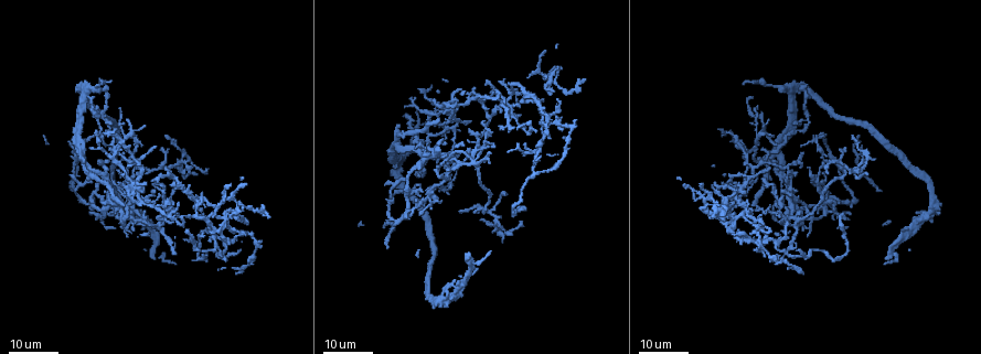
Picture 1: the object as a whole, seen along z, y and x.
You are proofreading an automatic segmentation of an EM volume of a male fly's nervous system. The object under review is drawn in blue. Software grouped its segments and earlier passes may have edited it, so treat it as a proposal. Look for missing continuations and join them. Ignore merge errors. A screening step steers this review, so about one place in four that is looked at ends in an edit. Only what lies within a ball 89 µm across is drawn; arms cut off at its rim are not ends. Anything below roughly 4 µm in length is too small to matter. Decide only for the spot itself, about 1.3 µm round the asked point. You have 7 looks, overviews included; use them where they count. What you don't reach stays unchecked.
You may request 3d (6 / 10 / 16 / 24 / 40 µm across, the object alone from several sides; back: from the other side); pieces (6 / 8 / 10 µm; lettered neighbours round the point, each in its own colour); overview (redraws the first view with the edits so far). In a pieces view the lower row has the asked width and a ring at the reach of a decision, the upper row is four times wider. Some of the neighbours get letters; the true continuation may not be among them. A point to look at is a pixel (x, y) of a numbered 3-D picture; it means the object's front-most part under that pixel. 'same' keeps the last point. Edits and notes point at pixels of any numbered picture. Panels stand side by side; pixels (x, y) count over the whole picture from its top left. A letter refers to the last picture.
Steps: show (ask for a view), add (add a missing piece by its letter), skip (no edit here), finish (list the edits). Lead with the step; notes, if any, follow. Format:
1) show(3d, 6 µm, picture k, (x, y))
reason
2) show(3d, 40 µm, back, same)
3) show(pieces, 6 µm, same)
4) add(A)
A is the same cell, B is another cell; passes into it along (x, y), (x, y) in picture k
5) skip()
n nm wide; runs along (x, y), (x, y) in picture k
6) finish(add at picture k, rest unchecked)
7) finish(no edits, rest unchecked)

show(3d, 24 µm, picture 1, (202, 193))
free end

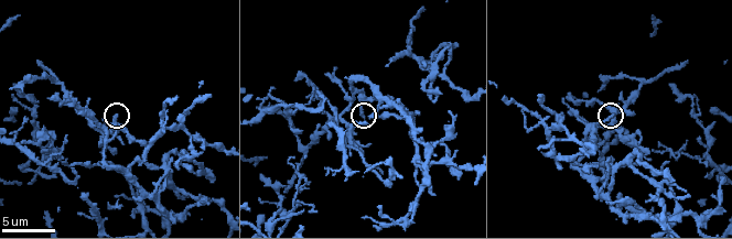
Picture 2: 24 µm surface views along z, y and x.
show(pieces, 10 µm, picture 2, (362, 116))

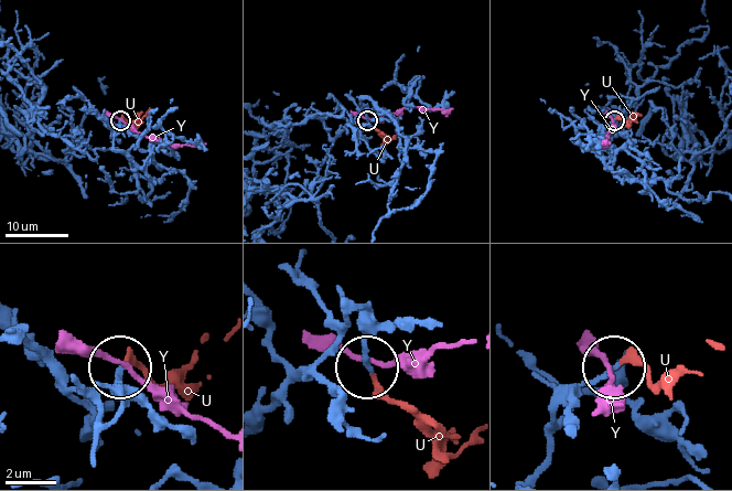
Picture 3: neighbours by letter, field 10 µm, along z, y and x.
add(U)
U is the same cell, Y is another cell; passes into it along (335, 344), (358, 330), (384, 391), (447, 448), (470, 437) in picture 3; it goes on there

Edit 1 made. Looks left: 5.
show(pieces, 8 µm, picture 2, (53, 176))
free end

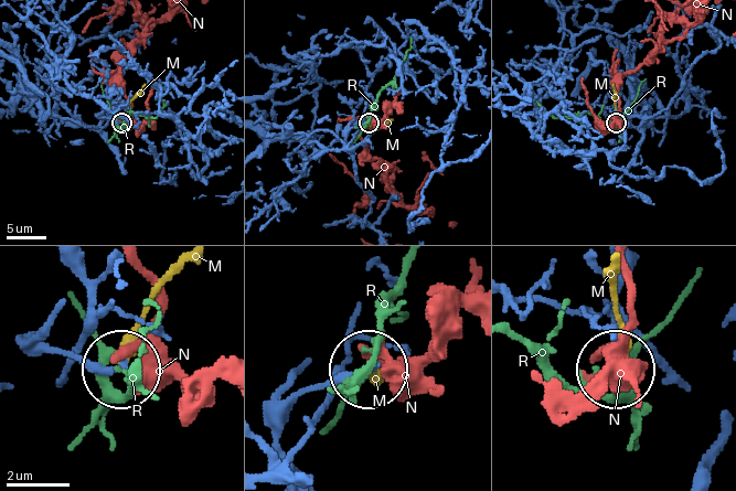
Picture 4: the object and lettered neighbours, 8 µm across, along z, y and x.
add(M)
190 nm wide; M is the same cell, N and R are other cells; the cell continues

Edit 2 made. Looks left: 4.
show(overview)

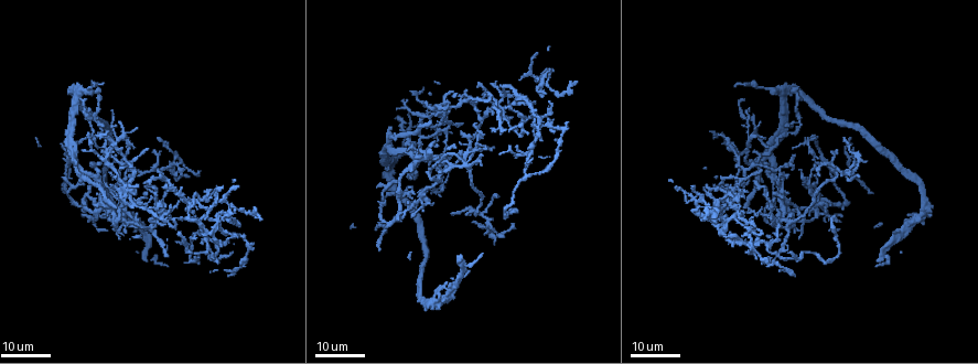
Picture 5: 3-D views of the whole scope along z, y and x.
show(3d, 16 µm, picture 5, (743, 211))
an open end

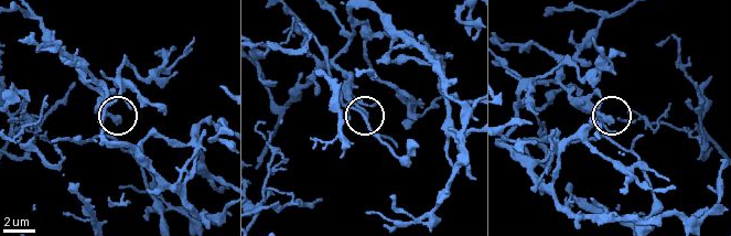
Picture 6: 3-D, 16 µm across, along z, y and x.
show(pieces, 10 µm, picture 6, (613, 120))

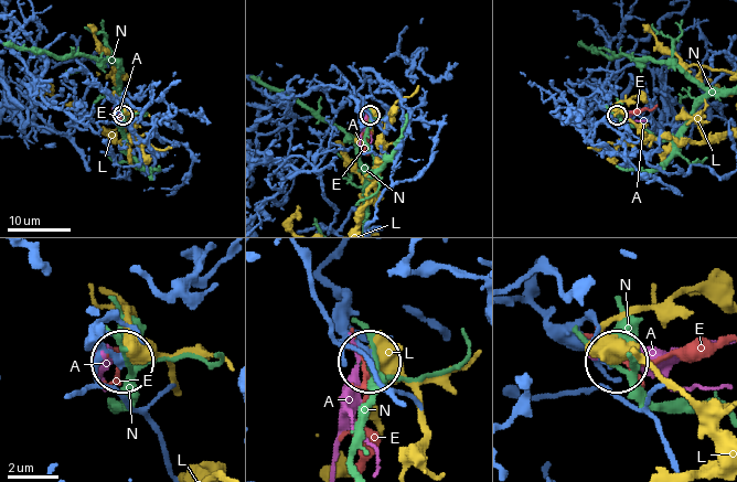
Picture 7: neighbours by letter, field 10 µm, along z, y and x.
skip()
340 nm wide; A, E, L and N are other cells; none of them fits

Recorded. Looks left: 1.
show(pieces, 6 µm, picture 2, (685, 61))
an open end

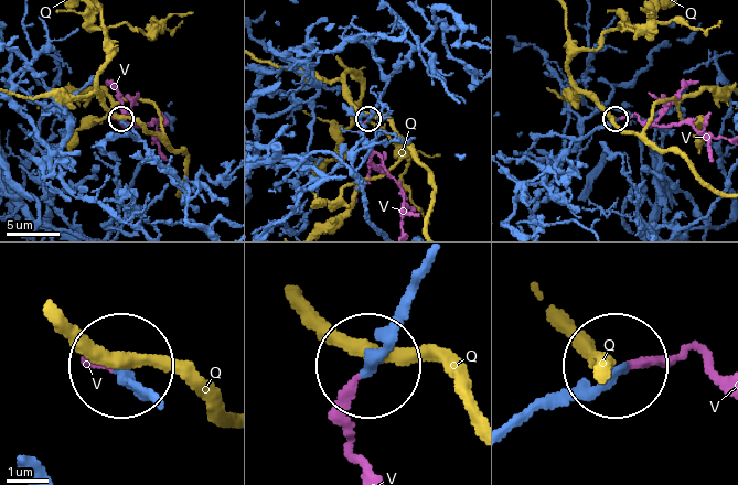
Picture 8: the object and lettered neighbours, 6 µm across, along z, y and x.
add(V)
V is the same cell, Q is another cell; passes into it along (415, 279), (398, 331), (352, 395), (352, 437), (370, 469) in picture 8; the cell continues

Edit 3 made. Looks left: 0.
finish(add at picture 3, add at picture 4, add at picture 8, rest unchecked)

